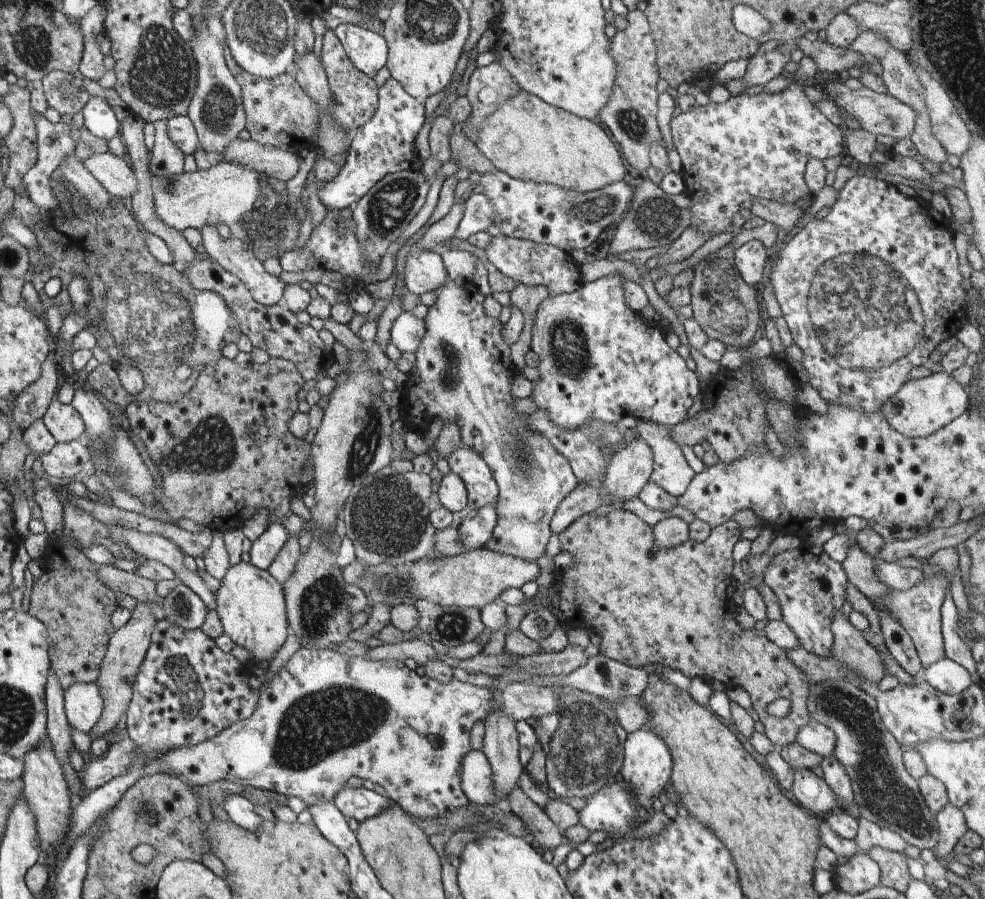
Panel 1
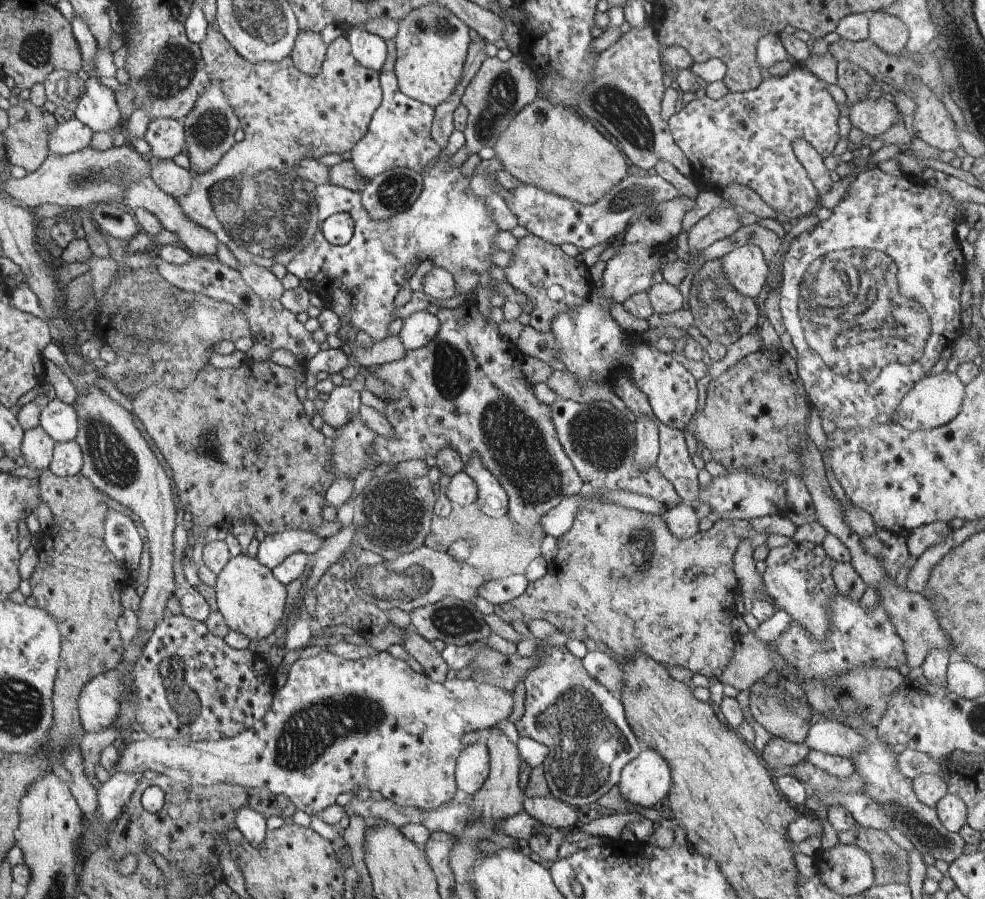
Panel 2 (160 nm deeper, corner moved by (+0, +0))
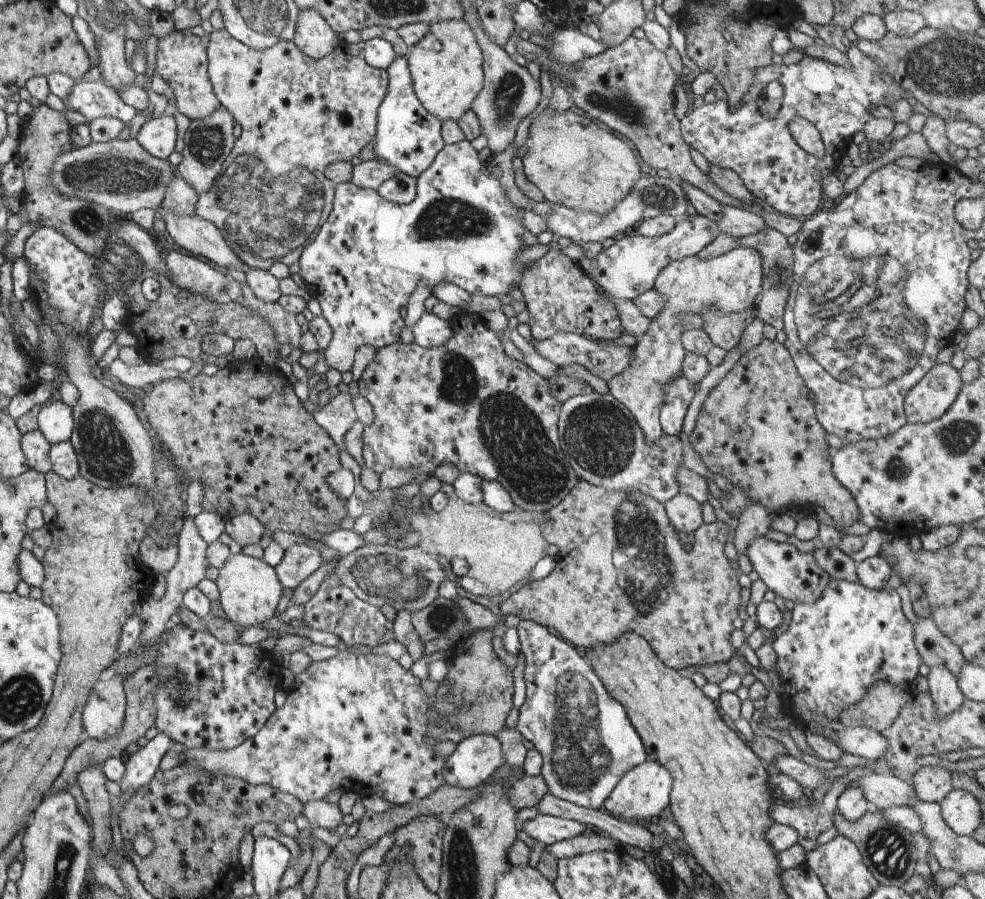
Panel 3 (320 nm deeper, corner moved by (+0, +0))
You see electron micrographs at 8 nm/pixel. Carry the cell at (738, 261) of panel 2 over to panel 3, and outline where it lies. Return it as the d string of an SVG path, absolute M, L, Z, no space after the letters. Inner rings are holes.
M738 246L723 255L711 259L701 259L690 255L672 261L665 266L655 280L655 289L664 306L650 319L648 332L637 340L628 366L610 380L609 393L626 405L640 425L645 439L651 443L662 433L659 420L665 401L665 385L680 377L687 350L681 338L685 333L684 320L688 316L701 316L703 309L715 309L717 313L739 313L755 310L756 296L761 293L763 262L760 253L750 247Z

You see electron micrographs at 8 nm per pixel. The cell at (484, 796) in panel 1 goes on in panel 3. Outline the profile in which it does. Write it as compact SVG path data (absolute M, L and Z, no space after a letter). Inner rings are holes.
M467 736L445 760L445 784L463 789L482 788L505 762L505 754L497 736Z

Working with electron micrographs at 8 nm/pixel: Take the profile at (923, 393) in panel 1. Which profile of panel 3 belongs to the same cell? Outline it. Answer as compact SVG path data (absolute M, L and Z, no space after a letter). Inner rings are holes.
M936 363L934 368L931 368L926 376L907 392L904 402L907 422L924 424L944 416L957 399L963 383L961 371L957 371L951 363Z

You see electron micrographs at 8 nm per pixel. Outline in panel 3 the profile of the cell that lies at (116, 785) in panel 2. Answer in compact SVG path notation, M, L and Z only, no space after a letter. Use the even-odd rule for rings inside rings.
M160 731L146 746L141 747L132 755L125 764L125 773L118 783L122 794L128 788L139 789L148 784L154 775L160 770L160 760L172 747L172 738Z

